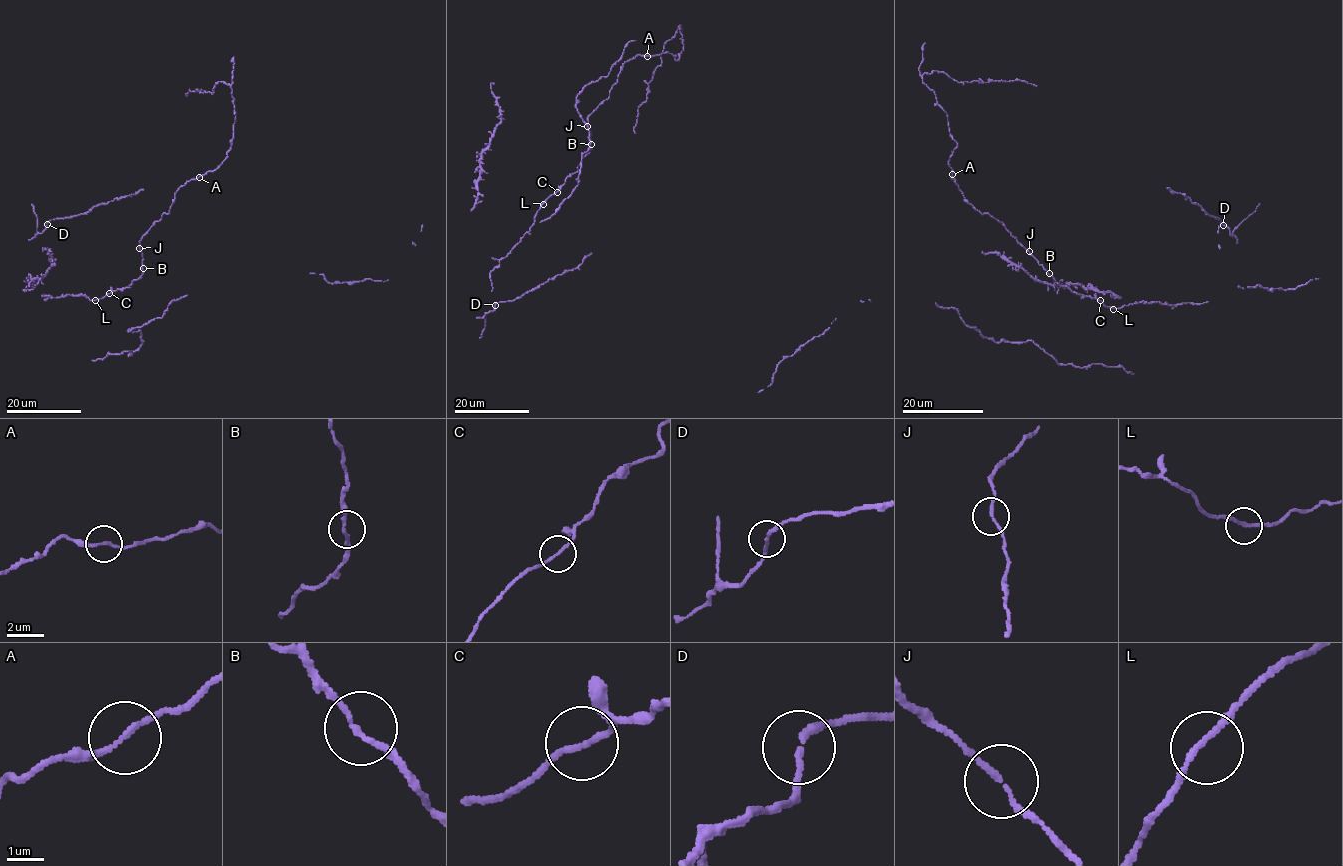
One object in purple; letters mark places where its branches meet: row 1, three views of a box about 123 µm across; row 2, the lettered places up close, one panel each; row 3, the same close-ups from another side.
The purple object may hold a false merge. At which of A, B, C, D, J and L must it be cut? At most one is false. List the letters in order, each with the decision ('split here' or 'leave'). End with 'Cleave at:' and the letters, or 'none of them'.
A: split here
B: leave
C: leave
D: leave
J: leave
L: leave
Cleave at: A

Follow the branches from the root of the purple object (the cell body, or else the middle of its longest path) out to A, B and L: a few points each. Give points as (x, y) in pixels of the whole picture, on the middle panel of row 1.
A: (513, 247), (540, 205), (578, 170), (591, 149), (588, 117), (608, 98), (622, 65), (646, 56)
B: (513, 247), (529, 231), (540, 205), (578, 170), (591, 144)
L: (513, 247), (529, 231), (543, 204)

